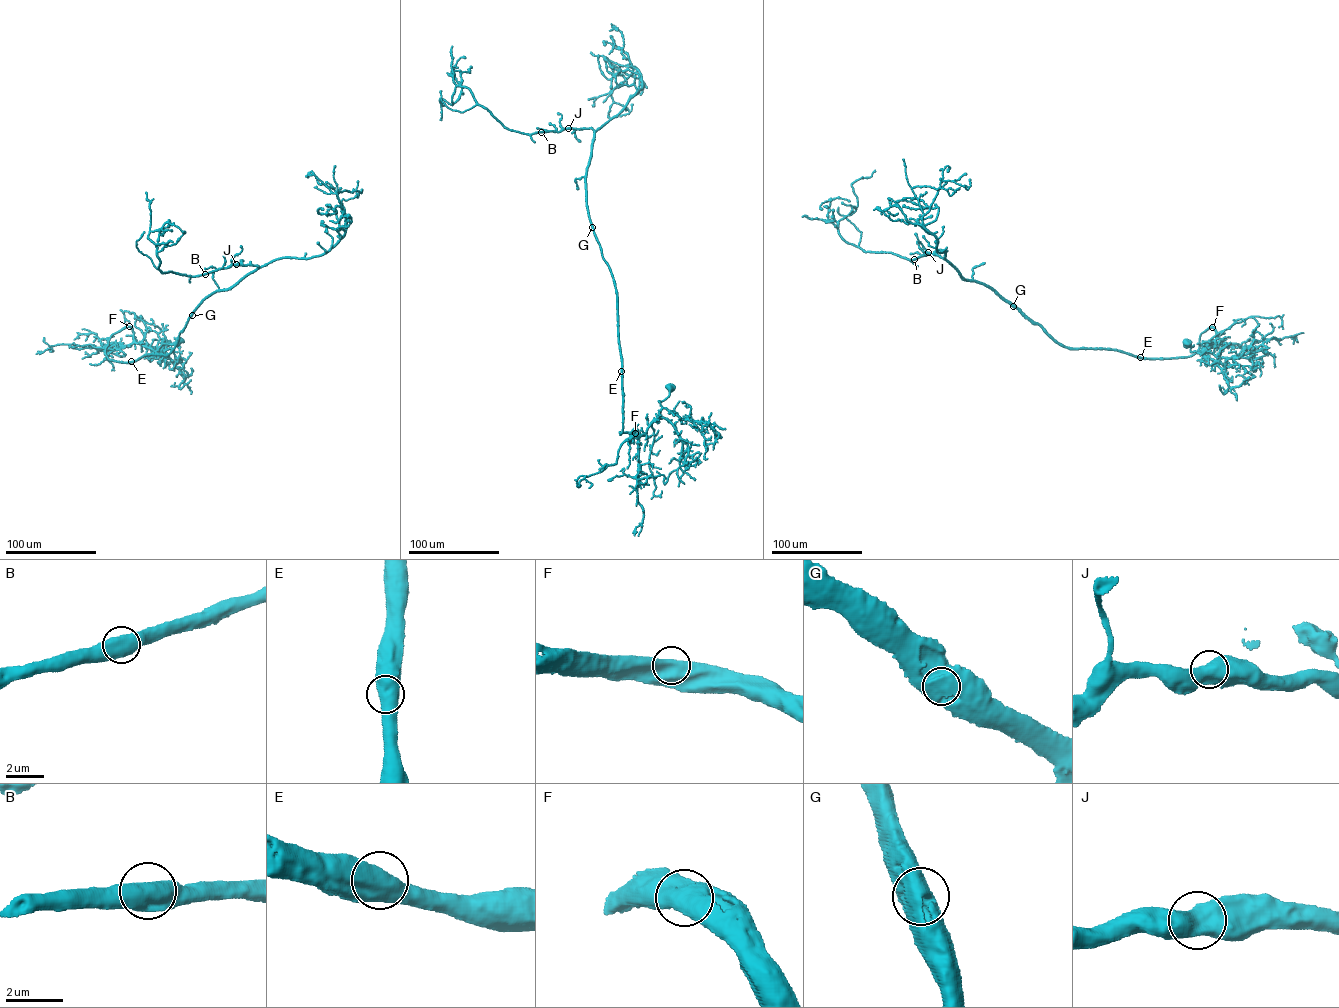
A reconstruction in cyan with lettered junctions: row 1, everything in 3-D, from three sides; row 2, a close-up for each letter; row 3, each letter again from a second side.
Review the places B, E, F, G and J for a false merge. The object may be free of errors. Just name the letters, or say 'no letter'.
no letter

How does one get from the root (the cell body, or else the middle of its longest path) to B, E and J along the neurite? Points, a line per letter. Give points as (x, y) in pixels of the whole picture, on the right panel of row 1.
B: (1187, 342), (1201, 352), (1215, 330), (1202, 332), (1198, 350), (1187, 356), (1065, 347), (939, 256), (914, 259)
E: (1187, 342), (1201, 352), (1215, 330), (1202, 332), (1189, 356), (1140, 357)
J: (1187, 342), (1201, 352), (1215, 330), (1202, 332), (1187, 356), (1062, 346), (928, 252)

